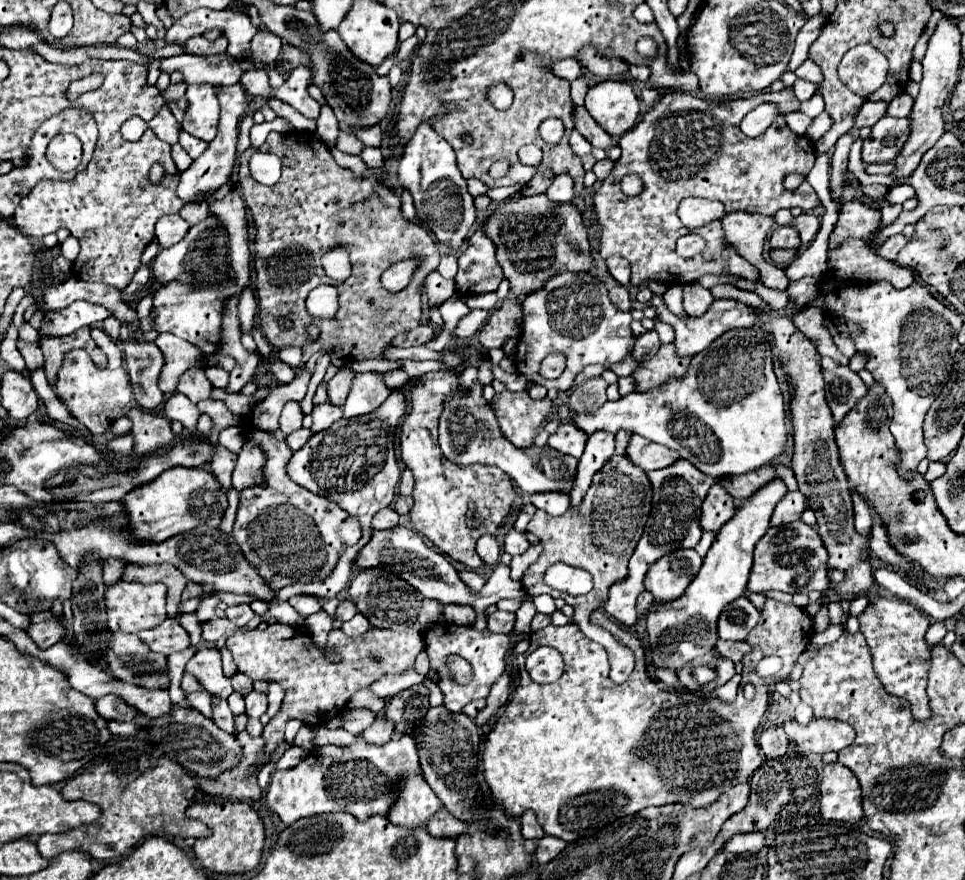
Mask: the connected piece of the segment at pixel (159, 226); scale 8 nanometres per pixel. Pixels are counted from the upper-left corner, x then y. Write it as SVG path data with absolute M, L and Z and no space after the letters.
M164 215L156 223L156 239L162 247L170 247L184 237L186 229L190 229L190 223L180 215Z

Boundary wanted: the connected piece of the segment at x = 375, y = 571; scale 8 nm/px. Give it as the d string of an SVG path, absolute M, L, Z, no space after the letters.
M384 567L360 569L358 575L352 579L348 593L350 593L350 599L356 603L358 611L370 621L372 627L386 627L396 631L402 625L412 625L416 621L430 625L430 623L436 623L442 613L442 605L438 601L426 599L410 583L406 583L396 573L390 573Z

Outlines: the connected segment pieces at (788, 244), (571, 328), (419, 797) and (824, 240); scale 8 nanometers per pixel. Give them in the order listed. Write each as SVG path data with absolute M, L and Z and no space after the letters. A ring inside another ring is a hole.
M792 225L776 227L770 237L770 245L772 245L772 249L798 249L800 247L798 231Z
M562 273L550 279L542 289L530 293L522 303L522 335L518 341L516 369L528 381L544 385L546 389L568 391L574 385L576 375L588 365L604 365L610 369L614 363L632 355L636 335L630 329L630 313L616 311L604 283L586 273ZM550 353L562 353L566 357L564 373L558 379L544 379L540 375L540 363Z
M410 775L410 779L402 781L402 791L398 795L398 803L394 811L390 811L388 819L402 829L426 827L428 819L442 807L440 799L434 795L430 785L418 777Z
M830 203L826 207L826 213L822 217L822 223L820 223L820 231L816 233L814 241L802 249L796 259L784 269L786 277L790 281L798 281L806 275L814 277L814 279L822 279L826 277L828 273L828 237L836 225L836 219L838 219L838 211L834 207L834 203Z

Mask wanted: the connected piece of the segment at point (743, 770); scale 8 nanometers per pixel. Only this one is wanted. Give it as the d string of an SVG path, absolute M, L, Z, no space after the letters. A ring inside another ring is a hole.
M768 599L764 609L762 609L762 619L758 621L758 625L750 631L745 641L750 643L754 647L754 651L749 653L742 659L742 685L751 683L756 687L756 694L753 699L746 701L742 693L738 693L736 701L734 703L724 703L716 697L698 697L698 695L690 695L686 691L662 691L648 675L646 671L646 657L644 657L644 649L640 647L638 643L638 655L636 655L636 667L632 671L632 675L628 677L628 681L624 681L624 685L618 685L614 683L610 677L608 677L608 657L606 657L606 651L586 639L586 635L580 631L580 627L576 623L568 623L568 625L562 625L562 627L556 627L556 625L548 625L546 629L542 631L532 631L530 633L530 649L532 647L538 647L540 643L556 643L556 649L560 651L560 655L564 657L564 675L560 677L558 683L552 683L552 685L540 685L538 689L526 689L526 675L522 673L522 679L518 683L518 687L512 691L508 703L504 705L504 713L496 719L496 723L492 725L490 733L486 735L486 741L484 741L484 755L482 755L482 763L484 763L484 779L490 787L490 793L492 793L492 801L494 805L500 805L510 817L520 817L526 809L532 809L536 815L538 815L538 821L542 825L542 829L546 831L546 835L554 835L554 837L560 837L568 843L576 841L576 839L582 839L586 835L592 835L594 831L600 831L602 827L606 827L610 823L610 817L612 821L614 819L622 819L626 815L634 815L638 813L640 809L644 807L650 807L650 805L670 805L670 803L682 803L682 805L690 805L690 807L706 807L710 803L714 803L722 793L730 791L732 787L744 783L762 763L764 763L764 757L758 755L760 749L756 745L756 729L762 721L762 715L766 711L766 705L768 705L768 691L774 689L776 683L788 679L788 675L792 673L794 665L796 665L796 659L802 651L806 651L806 647L810 645L810 639L812 639L812 619L810 615L796 607L796 605L784 605L776 599ZM762 661L770 661L770 669L764 671L762 669Z

